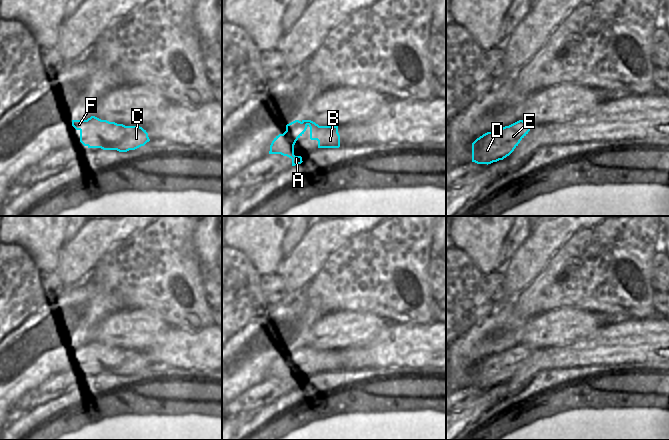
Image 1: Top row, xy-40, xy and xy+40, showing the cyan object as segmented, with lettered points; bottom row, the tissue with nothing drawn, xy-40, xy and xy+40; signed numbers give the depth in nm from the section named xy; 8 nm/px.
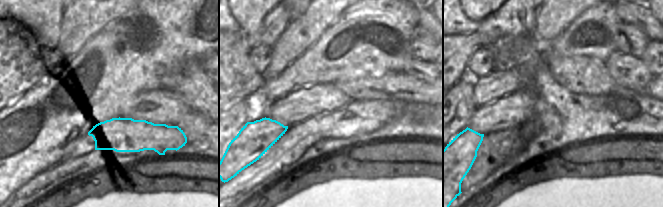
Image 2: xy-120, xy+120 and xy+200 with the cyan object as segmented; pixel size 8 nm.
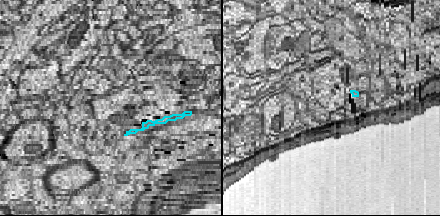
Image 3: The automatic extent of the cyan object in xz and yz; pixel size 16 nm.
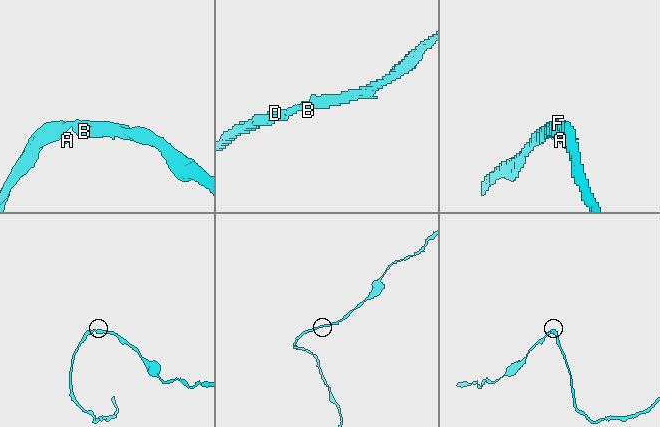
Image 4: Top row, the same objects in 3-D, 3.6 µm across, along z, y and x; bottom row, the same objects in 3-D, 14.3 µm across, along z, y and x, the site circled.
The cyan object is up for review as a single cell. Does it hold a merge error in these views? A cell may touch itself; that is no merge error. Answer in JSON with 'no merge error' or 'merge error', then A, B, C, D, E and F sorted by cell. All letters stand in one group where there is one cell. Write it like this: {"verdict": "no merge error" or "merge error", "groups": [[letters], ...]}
{"verdict": "no merge error", "groups": [["A", "B", "C", "D", "E", "F"]]}

